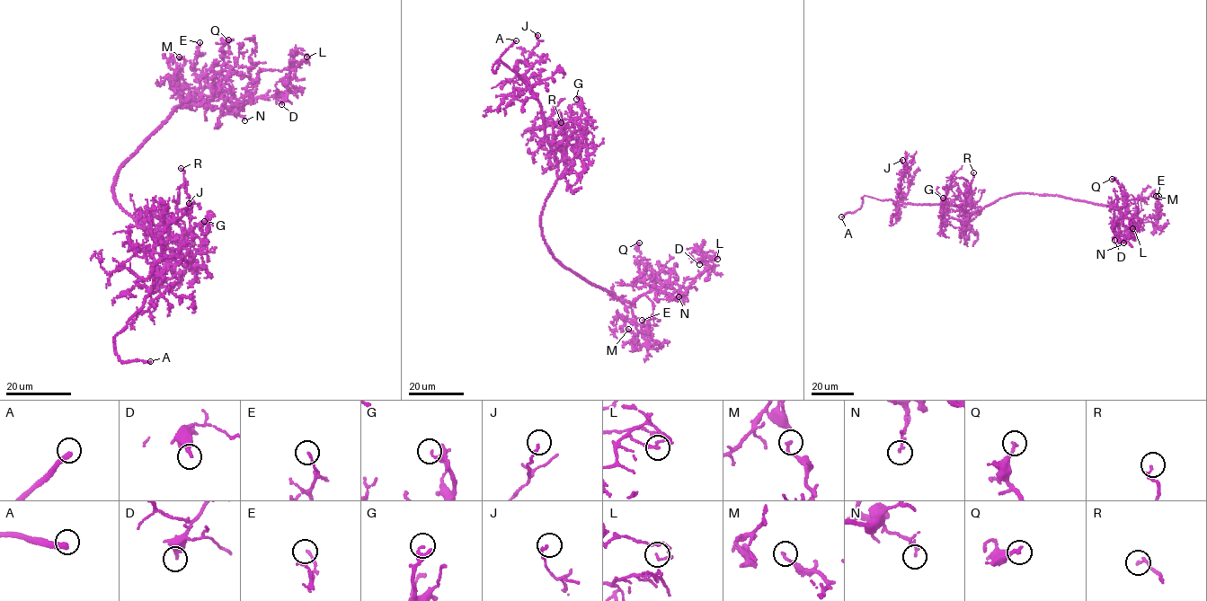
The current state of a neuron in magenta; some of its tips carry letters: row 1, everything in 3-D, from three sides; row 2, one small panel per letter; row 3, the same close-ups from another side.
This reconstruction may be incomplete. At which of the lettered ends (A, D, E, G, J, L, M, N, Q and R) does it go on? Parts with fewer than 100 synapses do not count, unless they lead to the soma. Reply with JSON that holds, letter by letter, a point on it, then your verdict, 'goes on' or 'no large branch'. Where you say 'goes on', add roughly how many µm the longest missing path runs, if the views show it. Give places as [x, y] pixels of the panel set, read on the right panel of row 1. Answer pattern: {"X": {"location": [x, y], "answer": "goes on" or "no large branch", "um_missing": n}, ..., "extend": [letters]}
{"A": {"location": [841, 216], "answer": "goes on", "um_missing": 30}, "D": {"location": [1114, 240], "answer": "no large branch"}, "E": {"location": [1158, 196], "answer": "no large branch"}, "G": {"location": [943, 198], "answer": "no large branch"}, "J": {"location": [902, 160], "answer": "no large branch"}, "L": {"location": [1132, 228], "answer": "no large branch"}, "M": {"location": [1156, 196], "answer": "no large branch"}, "N": {"location": [1123, 243], "answer": "no large branch"}, "Q": {"location": [1112, 179], "answer": "no large branch"}, "R": {"location": [973, 172], "answer": "no large branch"}, "extend": ["A"]}

